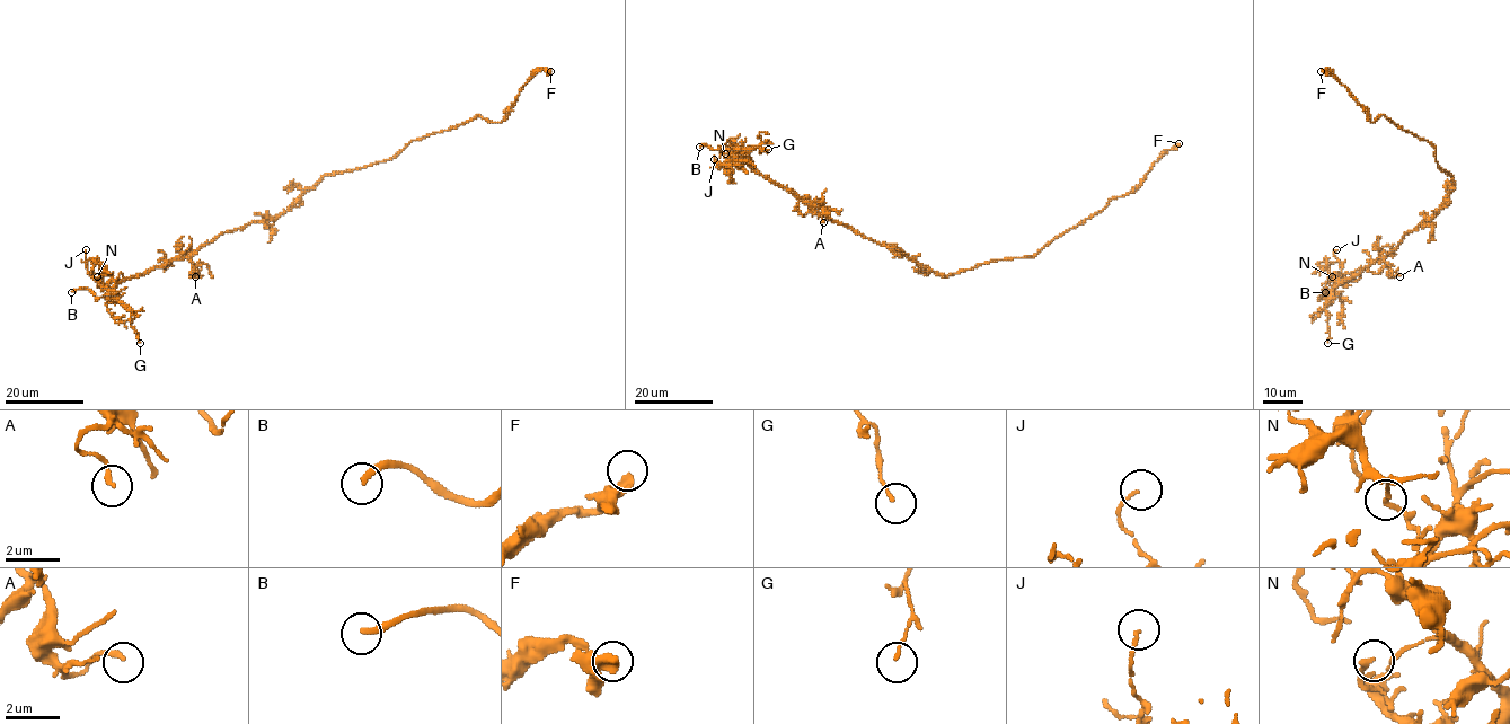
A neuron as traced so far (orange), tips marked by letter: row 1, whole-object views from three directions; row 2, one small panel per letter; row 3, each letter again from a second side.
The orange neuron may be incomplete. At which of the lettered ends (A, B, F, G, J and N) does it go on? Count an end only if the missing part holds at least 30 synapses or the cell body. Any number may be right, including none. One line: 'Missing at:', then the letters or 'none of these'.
Missing at: B, G

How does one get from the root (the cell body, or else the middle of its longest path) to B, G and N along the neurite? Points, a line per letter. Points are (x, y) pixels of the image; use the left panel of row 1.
B: (310, 186), (276, 217), (224, 231), (195, 249), (122, 280), (112, 293), (97, 299), (87, 289), (71, 292)
G: (310, 186), (276, 217), (224, 231), (195, 249), (122, 280), (115, 296), (131, 314), (130, 325), (140, 343)
N: (310, 186), (276, 217), (224, 231), (195, 249), (144, 273), (123, 277), (112, 287), (103, 287), (97, 276)

